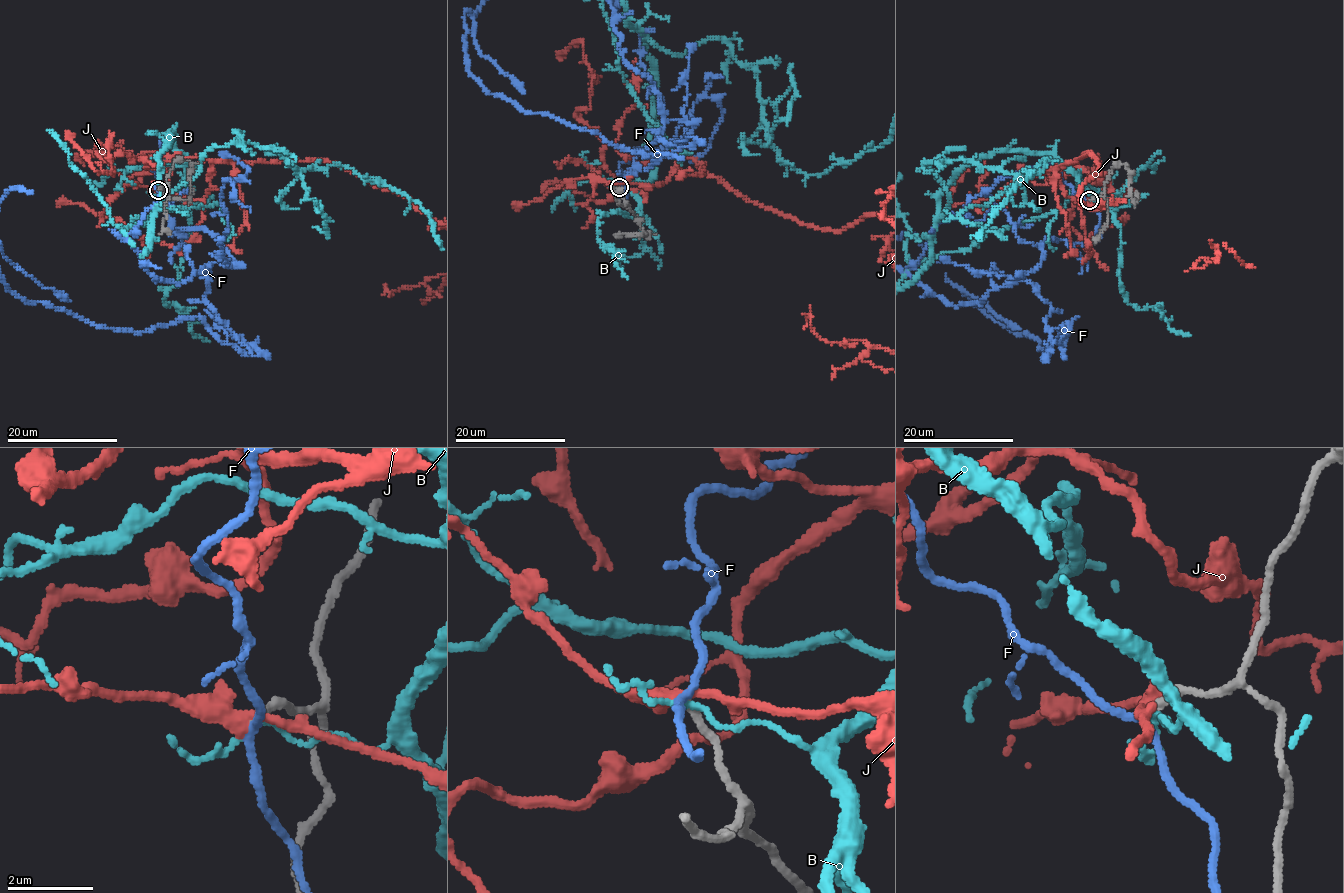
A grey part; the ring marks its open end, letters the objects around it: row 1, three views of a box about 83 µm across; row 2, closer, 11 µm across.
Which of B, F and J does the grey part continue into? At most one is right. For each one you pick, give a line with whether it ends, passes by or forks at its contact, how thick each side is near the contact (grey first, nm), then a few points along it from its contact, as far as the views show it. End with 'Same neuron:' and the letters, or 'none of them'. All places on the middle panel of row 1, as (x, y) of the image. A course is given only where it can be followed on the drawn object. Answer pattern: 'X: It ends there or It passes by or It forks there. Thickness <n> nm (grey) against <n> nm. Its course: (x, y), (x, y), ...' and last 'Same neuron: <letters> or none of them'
Same neuron: none of them

